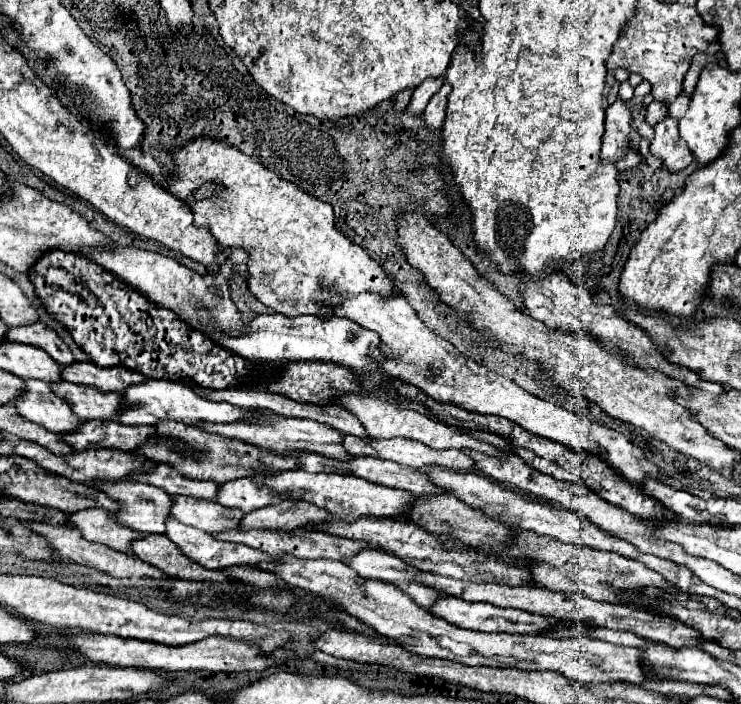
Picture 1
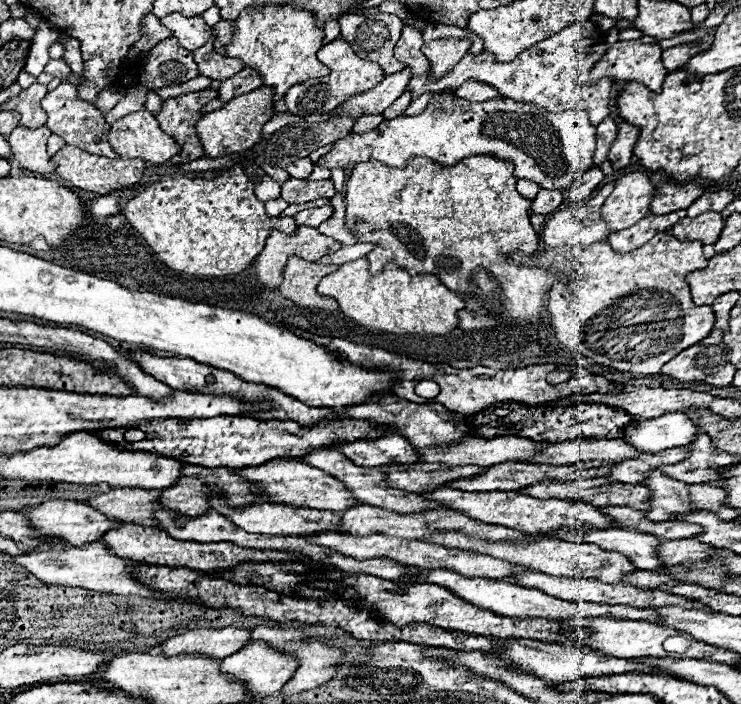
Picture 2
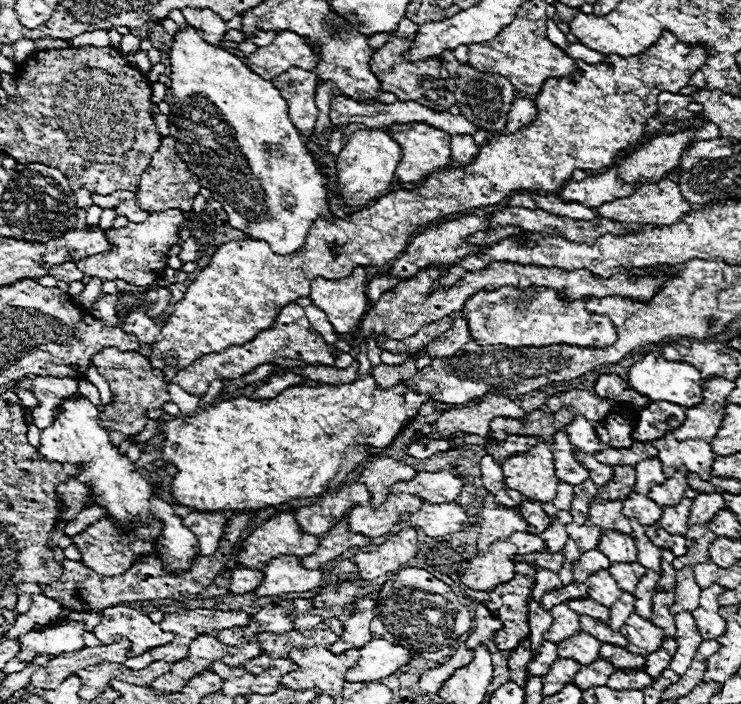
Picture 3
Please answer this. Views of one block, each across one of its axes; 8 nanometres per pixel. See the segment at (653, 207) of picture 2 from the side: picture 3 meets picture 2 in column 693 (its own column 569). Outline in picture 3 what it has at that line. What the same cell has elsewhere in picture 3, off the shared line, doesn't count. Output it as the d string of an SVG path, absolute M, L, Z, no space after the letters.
M612 166L602 174L584 178L582 182L570 180L558 192L558 198L562 202L578 202L578 204L584 204L588 208L596 208L604 202L626 198L636 188L638 188L638 184L622 184L622 180L616 178L616 166Z

